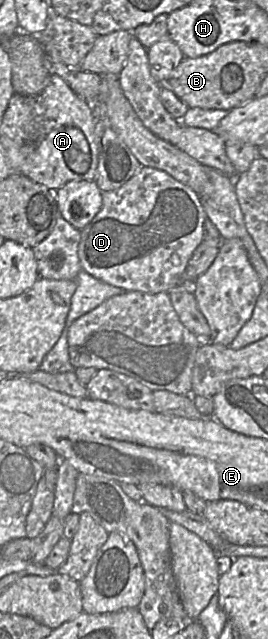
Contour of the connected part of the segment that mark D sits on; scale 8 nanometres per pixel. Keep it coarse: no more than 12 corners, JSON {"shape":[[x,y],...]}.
{"shape":[[141,167],[80,230],[82,271],[169,293],[204,240],[203,200]]}

